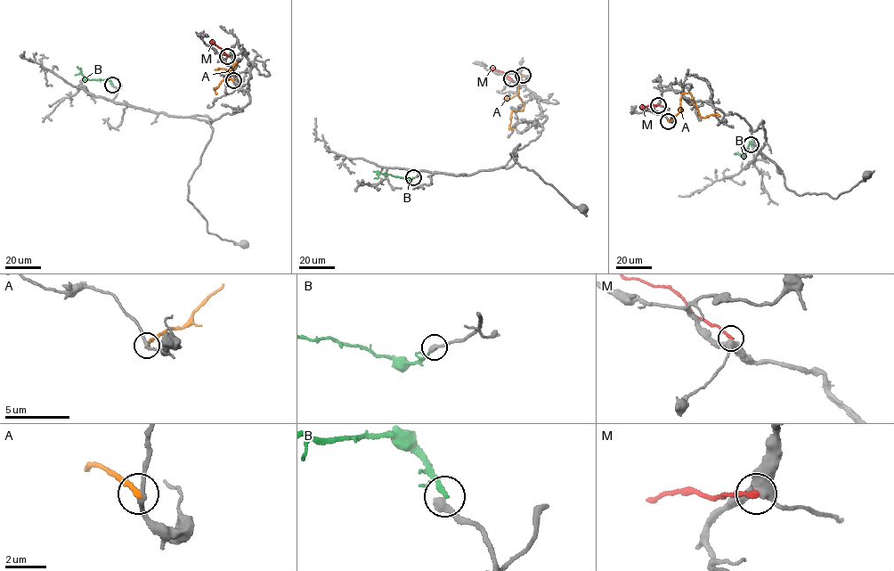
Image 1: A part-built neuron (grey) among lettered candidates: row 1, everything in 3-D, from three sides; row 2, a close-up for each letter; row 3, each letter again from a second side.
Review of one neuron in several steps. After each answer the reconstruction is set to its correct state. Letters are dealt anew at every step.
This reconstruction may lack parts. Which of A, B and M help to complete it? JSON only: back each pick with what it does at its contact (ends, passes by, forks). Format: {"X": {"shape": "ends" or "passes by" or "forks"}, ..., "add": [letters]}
{"add": []}

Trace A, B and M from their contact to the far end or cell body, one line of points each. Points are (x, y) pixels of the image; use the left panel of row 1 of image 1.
A: (233, 80), (229, 78), (229, 70), (237, 62), (217, 88), (214, 88), (217, 93)
B: (112, 85), (108, 79), (84, 78), (80, 72), (75, 75)
M: (227, 56), (211, 41)

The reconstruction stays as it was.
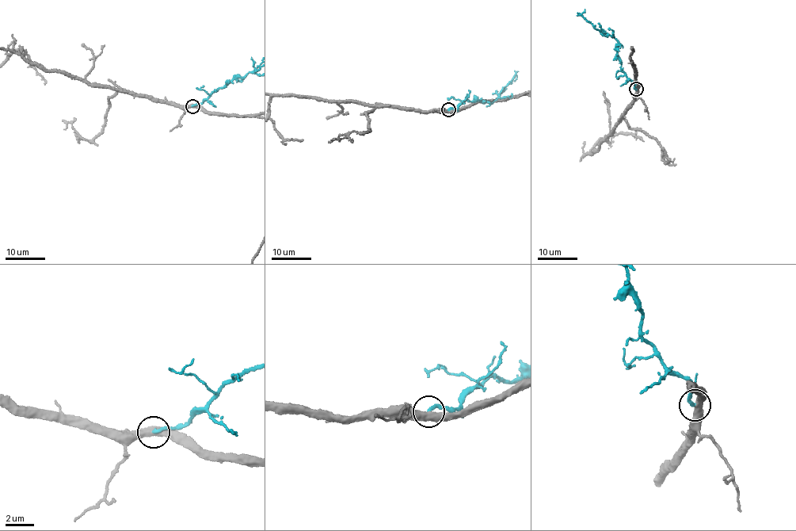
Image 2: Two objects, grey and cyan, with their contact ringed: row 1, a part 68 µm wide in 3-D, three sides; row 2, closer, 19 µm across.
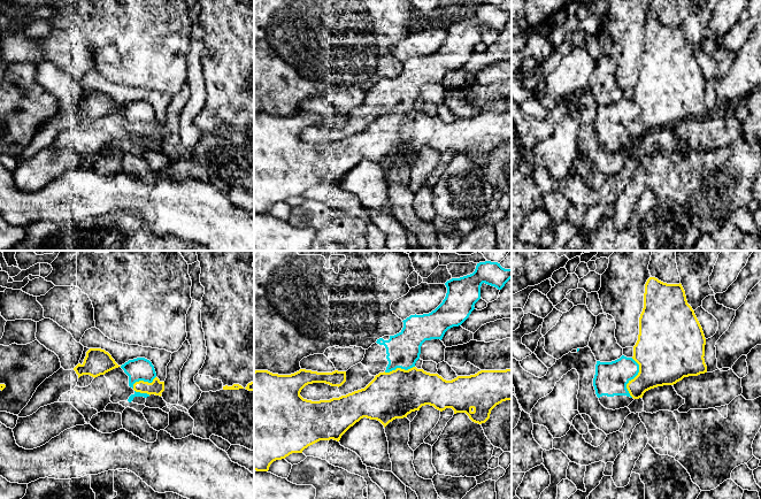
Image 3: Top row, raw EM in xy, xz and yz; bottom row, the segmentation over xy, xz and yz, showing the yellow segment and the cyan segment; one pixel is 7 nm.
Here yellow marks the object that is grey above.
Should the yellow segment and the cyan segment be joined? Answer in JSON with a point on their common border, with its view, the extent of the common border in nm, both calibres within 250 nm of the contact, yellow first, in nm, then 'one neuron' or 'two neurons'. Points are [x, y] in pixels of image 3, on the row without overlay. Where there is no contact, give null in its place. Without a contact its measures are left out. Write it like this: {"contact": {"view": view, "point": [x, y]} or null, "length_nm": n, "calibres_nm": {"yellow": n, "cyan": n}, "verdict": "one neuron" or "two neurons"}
{"contact": {"view": "yz", "point": [635, 120]}, "length_nm": 280, "calibres_nm": {"yellow": 380, "cyan": 240}, "verdict": "two neurons"}

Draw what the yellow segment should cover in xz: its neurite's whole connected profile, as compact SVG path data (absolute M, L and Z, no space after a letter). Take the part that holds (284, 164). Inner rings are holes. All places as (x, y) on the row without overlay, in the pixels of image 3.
M413 109L408 113L397 110L379 115L364 130L339 140L312 144L300 138L301 132L313 125L341 129L346 114L317 115L306 112L291 117L272 116L268 113L254 114L254 213L268 214L270 207L292 195L302 195L320 183L337 183L361 161L379 163L384 170L395 161L430 147L443 154L452 151L454 156L466 155L478 167L490 161L491 153L506 143L512 143L512 112L481 113L470 118L458 118L446 123L438 116L430 116Z

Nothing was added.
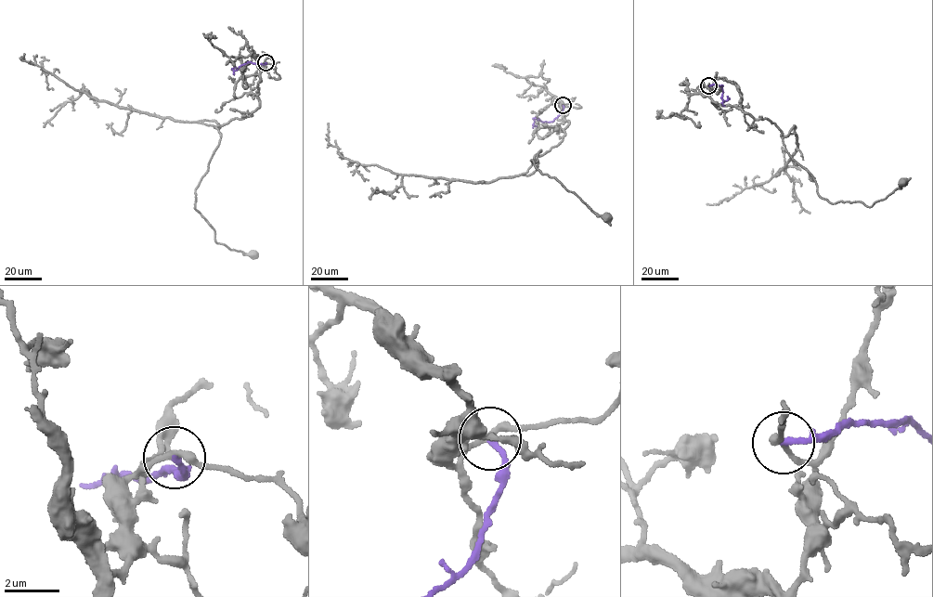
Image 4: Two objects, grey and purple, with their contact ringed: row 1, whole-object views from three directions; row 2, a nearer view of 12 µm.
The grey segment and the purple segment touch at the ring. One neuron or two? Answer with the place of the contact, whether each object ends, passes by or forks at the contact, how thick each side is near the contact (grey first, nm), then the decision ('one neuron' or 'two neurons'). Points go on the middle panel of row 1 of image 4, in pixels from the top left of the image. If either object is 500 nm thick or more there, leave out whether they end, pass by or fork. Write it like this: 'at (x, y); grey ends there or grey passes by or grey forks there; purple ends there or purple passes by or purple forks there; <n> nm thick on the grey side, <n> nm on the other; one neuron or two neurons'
at (563, 105); grey passes by; purple ends there; 190 nm thick on the grey side, 200 nm on the other; two neurons

